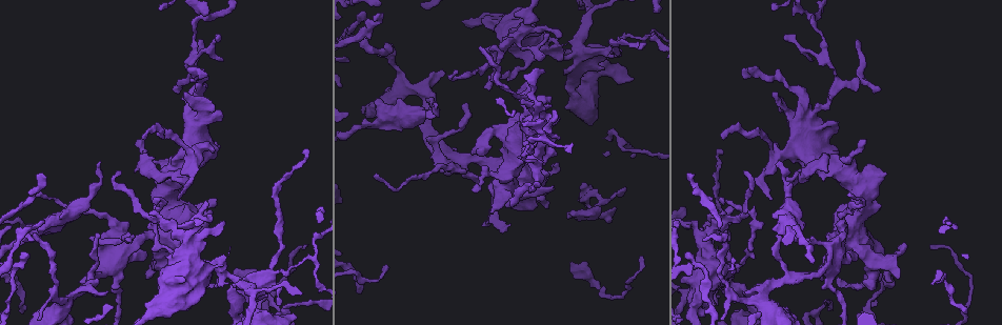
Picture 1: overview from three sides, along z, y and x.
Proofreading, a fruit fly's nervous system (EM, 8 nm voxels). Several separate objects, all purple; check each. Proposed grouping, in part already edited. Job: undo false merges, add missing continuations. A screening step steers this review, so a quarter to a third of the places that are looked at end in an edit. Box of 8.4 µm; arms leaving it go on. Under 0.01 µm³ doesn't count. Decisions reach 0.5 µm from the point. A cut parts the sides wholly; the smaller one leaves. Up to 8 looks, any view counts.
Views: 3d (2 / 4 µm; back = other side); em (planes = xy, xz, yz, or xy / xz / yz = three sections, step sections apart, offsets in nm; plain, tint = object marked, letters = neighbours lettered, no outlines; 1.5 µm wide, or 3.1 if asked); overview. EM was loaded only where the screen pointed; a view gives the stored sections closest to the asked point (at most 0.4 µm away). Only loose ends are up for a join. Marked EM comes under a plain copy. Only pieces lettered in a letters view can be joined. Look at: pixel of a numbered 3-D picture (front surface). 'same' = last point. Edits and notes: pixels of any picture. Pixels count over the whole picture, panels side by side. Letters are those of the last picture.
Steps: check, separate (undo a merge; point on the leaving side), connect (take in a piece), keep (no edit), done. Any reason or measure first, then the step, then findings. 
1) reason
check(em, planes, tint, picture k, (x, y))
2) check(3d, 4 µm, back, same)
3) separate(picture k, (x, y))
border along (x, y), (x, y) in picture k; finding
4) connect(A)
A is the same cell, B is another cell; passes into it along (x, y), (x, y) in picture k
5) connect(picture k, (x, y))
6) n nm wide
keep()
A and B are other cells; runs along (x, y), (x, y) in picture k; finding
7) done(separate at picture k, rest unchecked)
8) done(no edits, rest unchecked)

check(3d, 2 µm, back, picture 1, (22, 310))

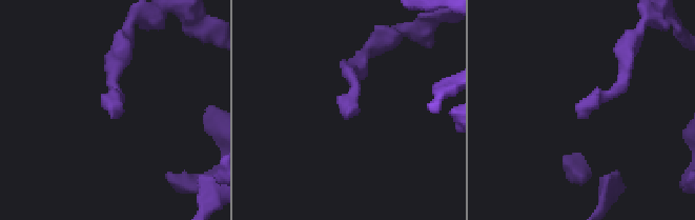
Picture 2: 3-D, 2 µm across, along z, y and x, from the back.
shape alone is not enough
check(em, xz, step 4, tint, picture 2, (114, 113))

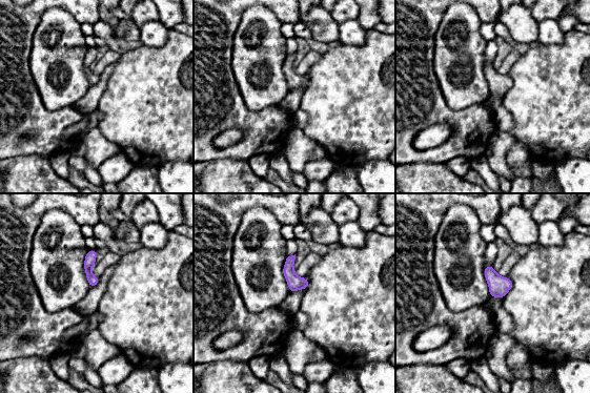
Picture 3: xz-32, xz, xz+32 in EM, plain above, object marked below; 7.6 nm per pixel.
cut it another way
check(em, planes, letters, same)

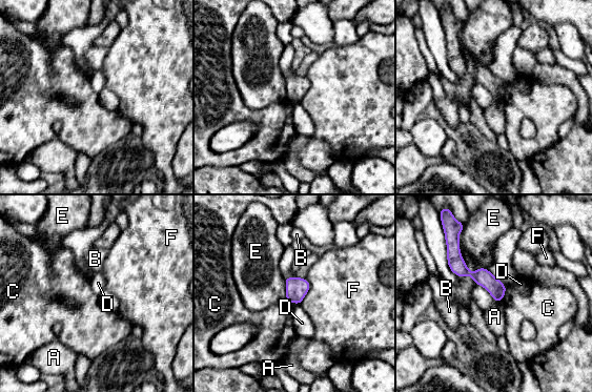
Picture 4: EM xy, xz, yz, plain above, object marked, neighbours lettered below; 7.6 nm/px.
130 nm wide
keep()
A, B, C, D, E and F are other cells; runs along (456, 247), (456, 262), (498, 298) in picture 4; no lettered piece goes on from it

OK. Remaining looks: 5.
check(3d, 4 µm, picture 1, (106, 291))

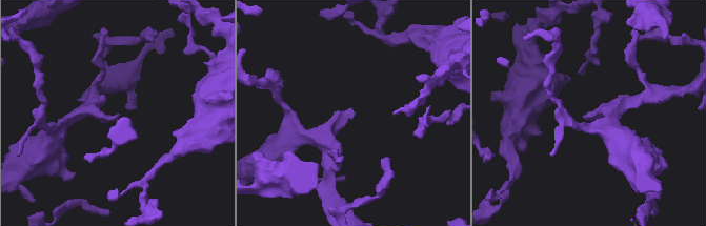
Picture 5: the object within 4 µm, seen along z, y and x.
check(em, xy, step 8, tint, picture 5, (352, 114))

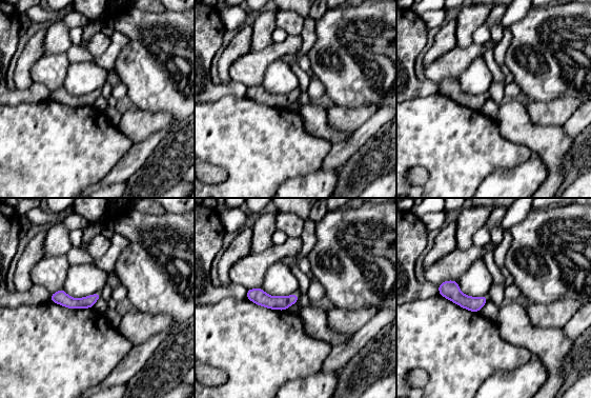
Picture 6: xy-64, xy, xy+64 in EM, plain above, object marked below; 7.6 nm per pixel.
cut it another way
check(em, planes, letters, same)

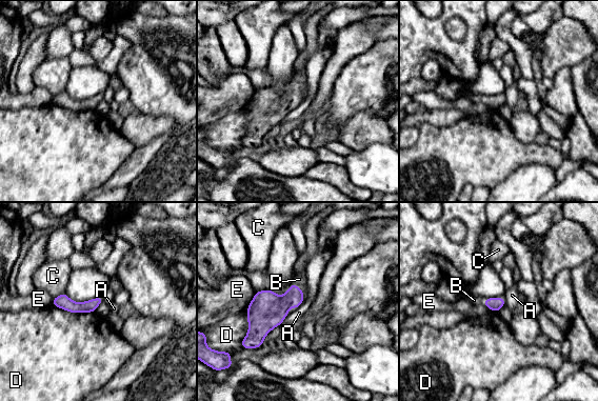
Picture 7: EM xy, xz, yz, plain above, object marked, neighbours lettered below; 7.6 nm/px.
100 nm wide; D touches over 340 nm
connect(B)
B is the same cell, A, C, D and E are other cells; the cell continues

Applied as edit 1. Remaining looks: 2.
done(connect at picture 7, rest unchecked)

